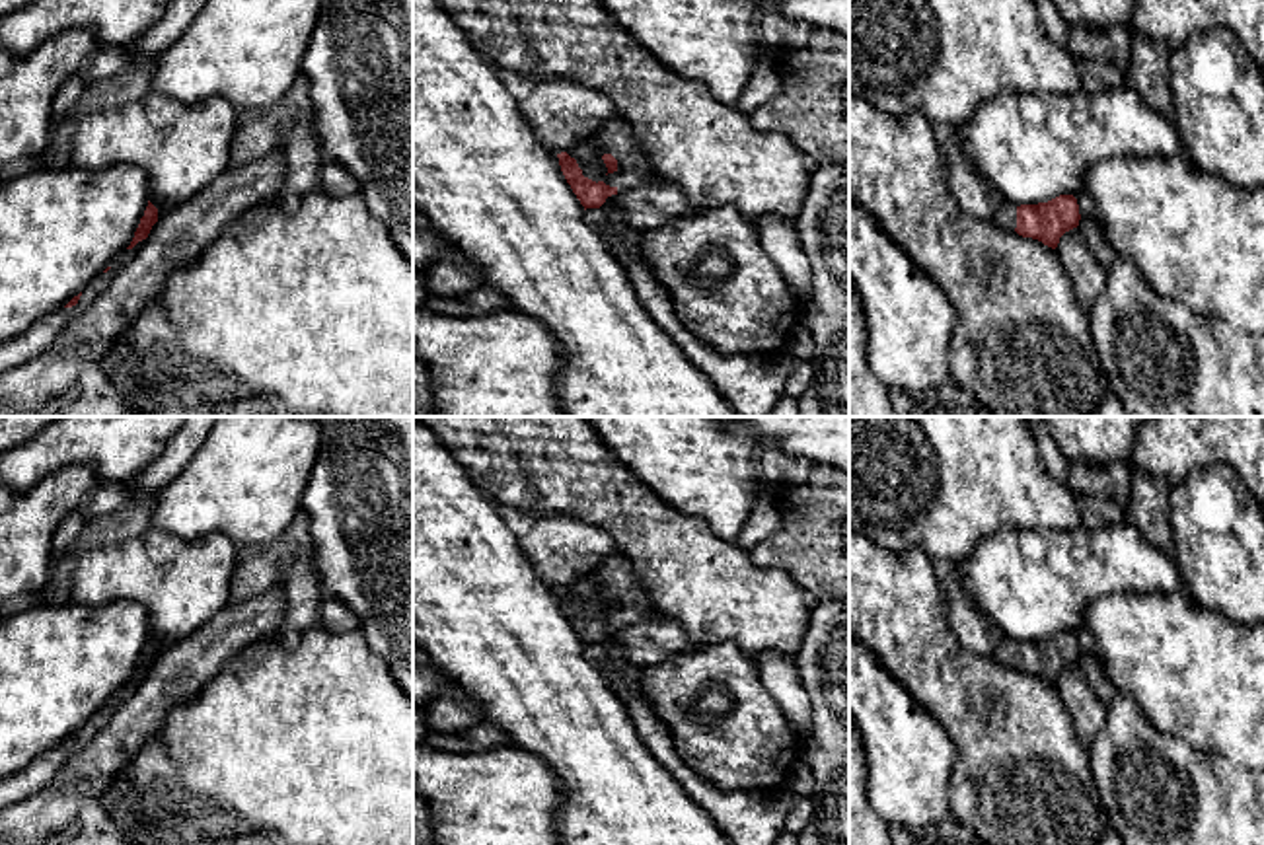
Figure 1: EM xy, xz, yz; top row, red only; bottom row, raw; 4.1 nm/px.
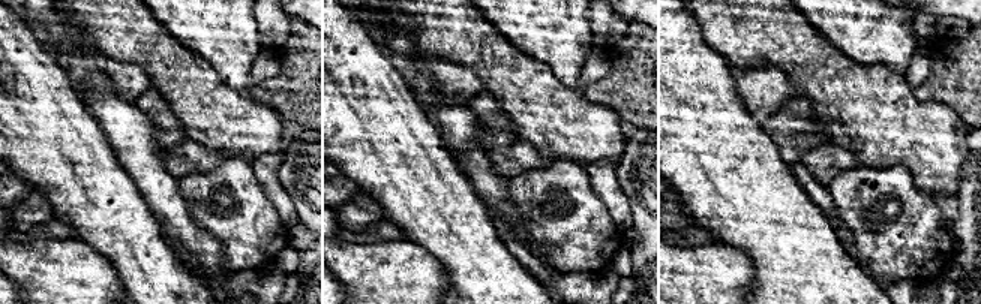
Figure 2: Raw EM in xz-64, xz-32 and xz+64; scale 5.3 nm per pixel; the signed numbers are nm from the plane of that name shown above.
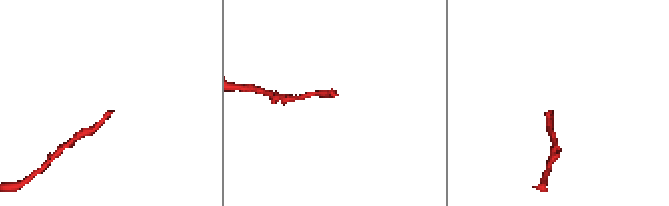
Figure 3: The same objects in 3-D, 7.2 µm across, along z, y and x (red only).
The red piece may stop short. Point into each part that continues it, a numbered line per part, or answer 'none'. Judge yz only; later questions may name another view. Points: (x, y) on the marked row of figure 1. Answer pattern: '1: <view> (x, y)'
1: yz (1005, 217)

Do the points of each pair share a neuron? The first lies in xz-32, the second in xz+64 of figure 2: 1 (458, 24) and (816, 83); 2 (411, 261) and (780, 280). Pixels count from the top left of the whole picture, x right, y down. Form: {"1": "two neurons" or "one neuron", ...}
{"1": "one neuron", "2": "two neurons"}

